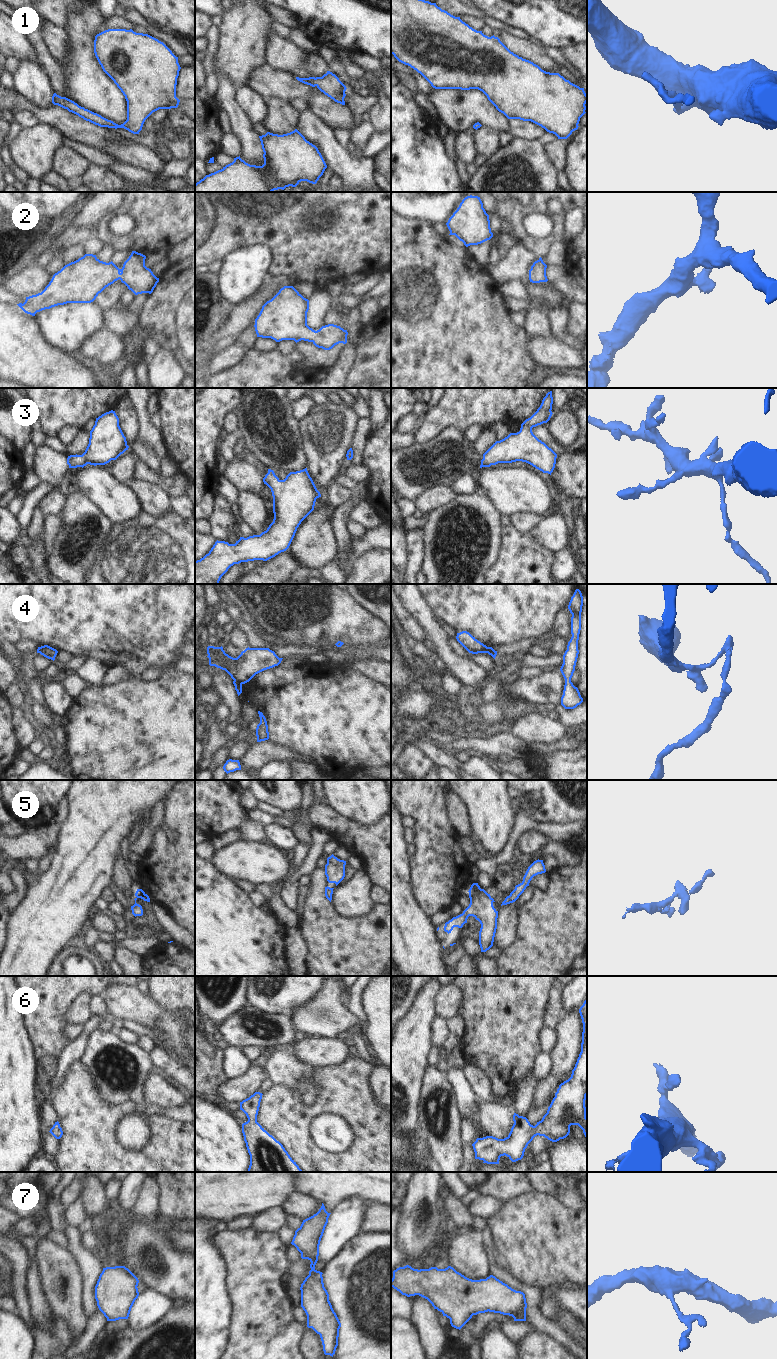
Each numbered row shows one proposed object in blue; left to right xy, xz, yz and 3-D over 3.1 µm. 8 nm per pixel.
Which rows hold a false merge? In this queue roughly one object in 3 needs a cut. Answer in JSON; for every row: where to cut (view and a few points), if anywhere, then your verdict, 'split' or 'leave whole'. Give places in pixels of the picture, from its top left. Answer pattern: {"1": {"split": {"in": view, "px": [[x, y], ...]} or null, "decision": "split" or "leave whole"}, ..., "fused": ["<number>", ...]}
{"1": {"split": null, "decision": "leave whole"}, "2": {"split": null, "decision": "leave whole"}, "3": {"split": null, "decision": "leave whole"}, "4": {"split": {"in": "xz", "px": [[234, 679], [241, 684]]}, "decision": "split"}, "5": {"split": null, "decision": "leave whole"}, "6": {"split": null, "decision": "leave whole"}, "7": {"split": null, "decision": "leave whole"}, "fused": ["4"]}

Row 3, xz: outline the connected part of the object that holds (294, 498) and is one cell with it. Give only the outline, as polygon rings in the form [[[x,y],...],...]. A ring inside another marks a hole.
[[[307,468],[290,472],[284,480],[280,480],[273,470],[268,469],[263,482],[271,489],[273,496],[273,522],[260,535],[247,538],[240,537],[235,544],[217,540],[208,554],[195,561],[195,584],[219,584],[221,577],[234,564],[254,560],[267,561],[286,551],[295,536],[297,528],[314,510],[316,499],[321,497]]]

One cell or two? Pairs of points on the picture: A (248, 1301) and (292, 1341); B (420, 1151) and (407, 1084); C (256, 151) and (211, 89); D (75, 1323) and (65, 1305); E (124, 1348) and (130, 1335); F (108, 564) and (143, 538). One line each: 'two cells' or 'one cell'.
A: one cell
B: two cells
C: two cells
D: one cell
E: one cell
F: one cell

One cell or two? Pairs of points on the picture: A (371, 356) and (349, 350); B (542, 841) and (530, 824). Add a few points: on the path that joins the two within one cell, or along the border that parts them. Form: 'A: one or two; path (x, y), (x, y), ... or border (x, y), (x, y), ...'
A: two; border (356, 347), (356, 362), (349, 374)
B: two; border (551, 841), (538, 831), (528, 830), (516, 844)

